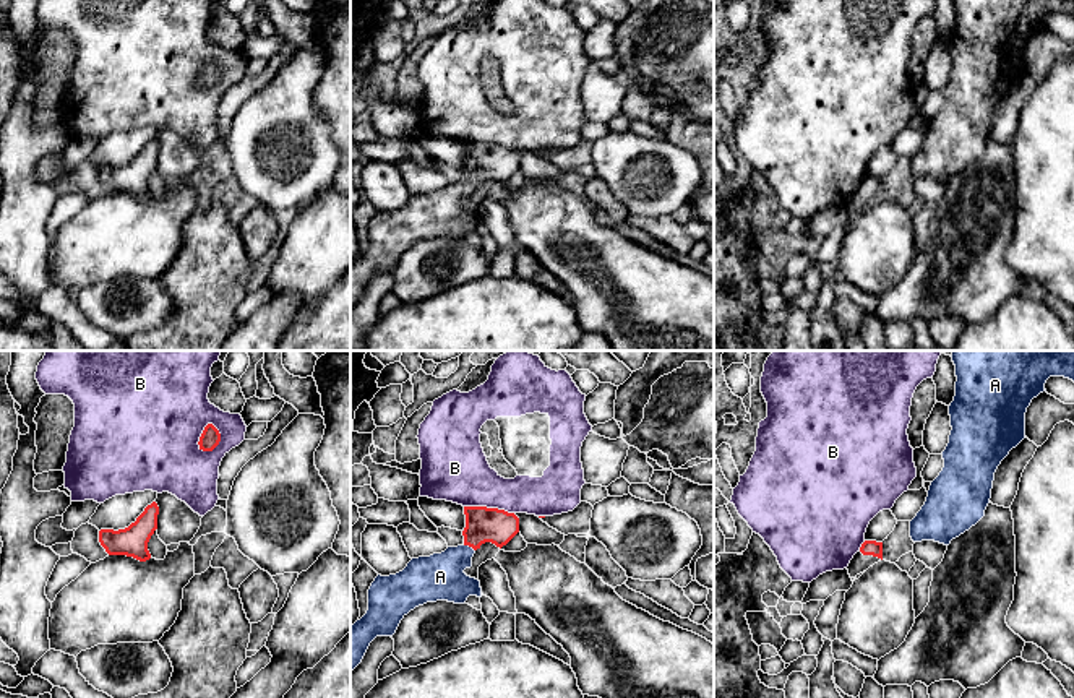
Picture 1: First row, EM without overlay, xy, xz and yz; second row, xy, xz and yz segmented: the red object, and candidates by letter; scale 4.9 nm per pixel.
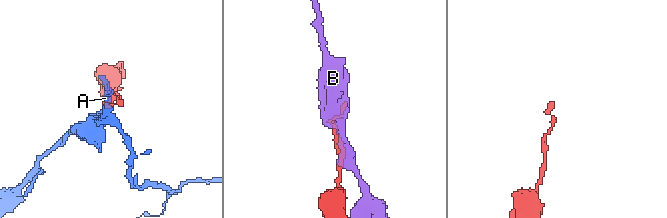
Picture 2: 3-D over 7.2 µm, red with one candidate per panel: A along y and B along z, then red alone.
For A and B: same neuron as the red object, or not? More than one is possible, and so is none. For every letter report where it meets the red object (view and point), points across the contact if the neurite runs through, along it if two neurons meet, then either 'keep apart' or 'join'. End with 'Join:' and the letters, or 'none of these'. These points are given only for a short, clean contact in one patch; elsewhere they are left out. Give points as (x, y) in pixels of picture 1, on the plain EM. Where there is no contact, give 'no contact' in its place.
A: meets red in xz at (469, 182); runs through xz (484, 161), (469, 182), (440, 213); join
B: meets red in xy at (200, 73); keep apart
Join: A

